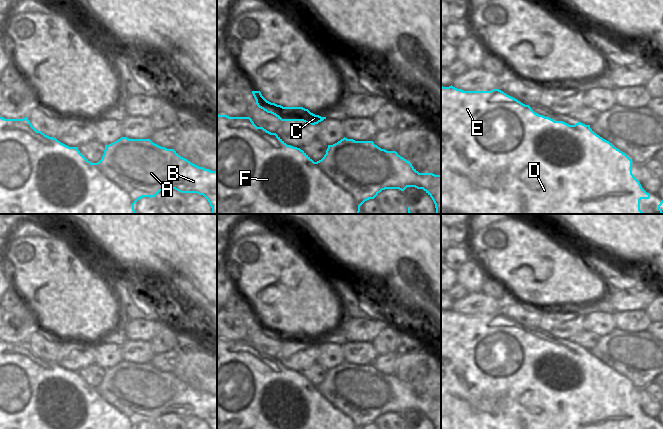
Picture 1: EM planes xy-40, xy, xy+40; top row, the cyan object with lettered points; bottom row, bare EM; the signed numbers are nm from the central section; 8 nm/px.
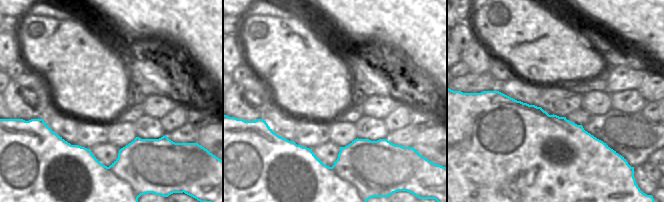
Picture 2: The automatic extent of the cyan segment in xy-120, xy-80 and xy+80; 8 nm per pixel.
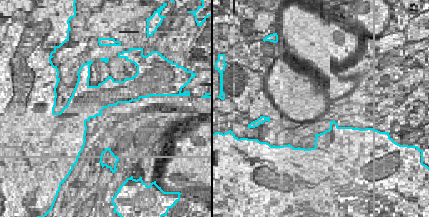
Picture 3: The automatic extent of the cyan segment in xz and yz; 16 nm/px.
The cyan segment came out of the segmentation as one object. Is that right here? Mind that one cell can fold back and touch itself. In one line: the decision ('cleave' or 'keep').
cleave

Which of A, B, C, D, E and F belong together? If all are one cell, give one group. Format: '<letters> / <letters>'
A B / C D E F

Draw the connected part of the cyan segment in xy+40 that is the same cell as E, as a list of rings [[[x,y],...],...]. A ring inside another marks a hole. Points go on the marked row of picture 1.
[[[452,85],[441,86],[441,214],[647,214],[640,210],[640,201],[630,204],[630,194],[627,189],[607,189],[602,181],[595,191],[586,188],[584,174],[584,155],[580,154],[571,144],[572,157],[552,164],[545,161],[538,152],[536,140],[552,132],[554,120],[535,113],[529,105],[507,95],[499,89],[491,91],[463,91]],[[569,163],[580,163],[575,171],[570,169]]]

